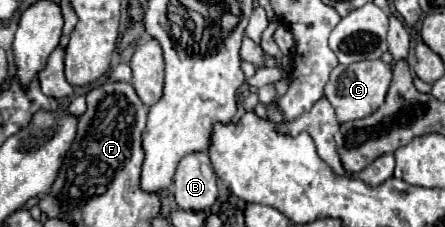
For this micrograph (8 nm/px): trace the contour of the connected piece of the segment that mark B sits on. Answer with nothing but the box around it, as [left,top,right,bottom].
[174,152,218,210]

